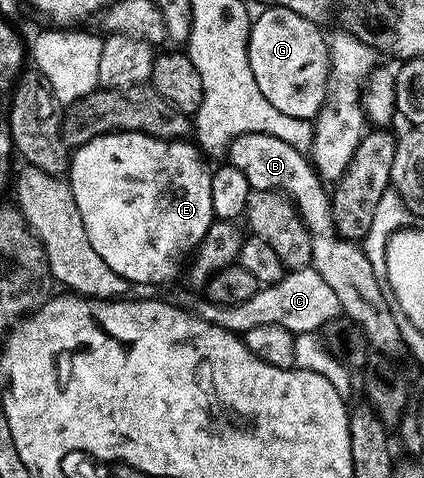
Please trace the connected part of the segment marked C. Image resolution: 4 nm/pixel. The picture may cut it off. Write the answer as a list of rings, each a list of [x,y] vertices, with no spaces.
[[[311,266],[289,271],[276,284],[263,285],[252,298],[246,298],[246,302],[238,302],[238,306],[222,306],[197,298],[190,304],[190,308],[195,315],[204,319],[205,324],[217,324],[226,331],[237,334],[250,330],[250,326],[267,324],[277,324],[293,334],[319,333],[326,322],[341,315],[338,294],[330,290],[330,286],[322,279],[322,274],[318,274]]]

